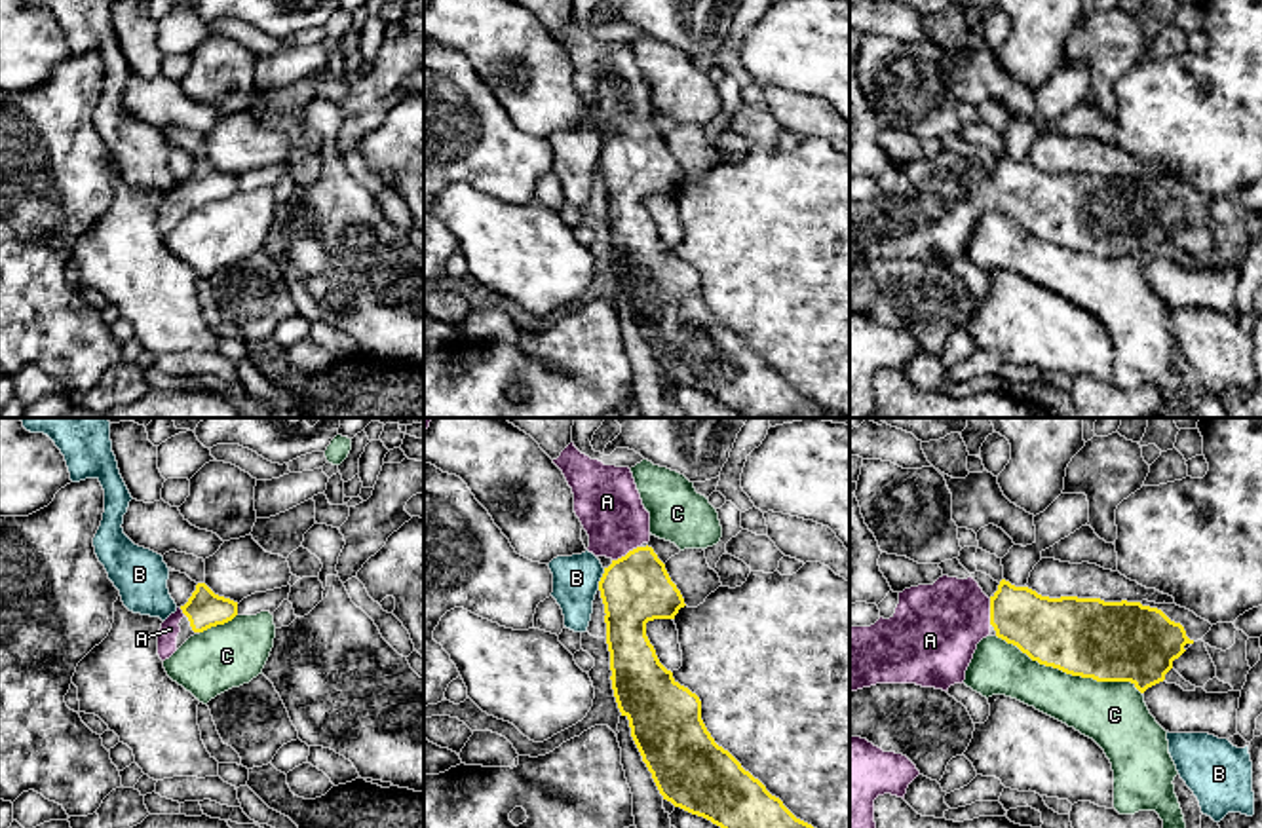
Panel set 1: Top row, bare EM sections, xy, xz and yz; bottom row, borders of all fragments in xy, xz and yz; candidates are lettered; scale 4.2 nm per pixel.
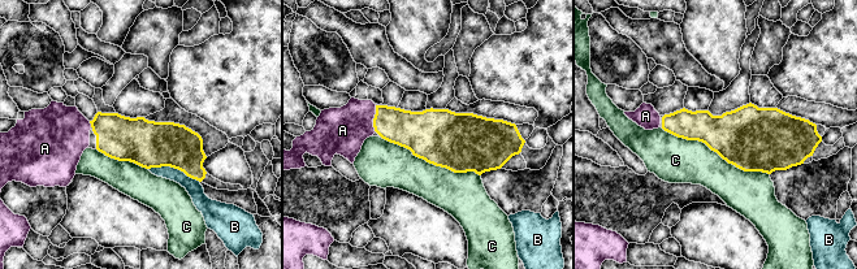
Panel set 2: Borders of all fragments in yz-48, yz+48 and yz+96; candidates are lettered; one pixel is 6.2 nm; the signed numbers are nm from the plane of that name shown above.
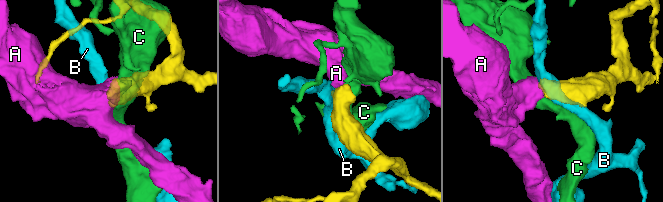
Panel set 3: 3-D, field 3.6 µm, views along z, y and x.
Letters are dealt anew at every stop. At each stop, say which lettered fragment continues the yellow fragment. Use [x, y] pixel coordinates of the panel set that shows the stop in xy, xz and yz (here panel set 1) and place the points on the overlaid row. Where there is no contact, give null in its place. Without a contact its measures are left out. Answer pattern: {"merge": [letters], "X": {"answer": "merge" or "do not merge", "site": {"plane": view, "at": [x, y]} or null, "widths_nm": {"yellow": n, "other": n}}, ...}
{"merge": ["A"], "A": {"answer": "merge", "site": {"plane": "xz", "at": [628, 553]}, "widths_nm": {"yellow": 300, "other": 280}}, "B": {"answer": "do not merge", "site": {"plane": "xz", "at": [601, 580]}, "widths_nm": {"yellow": 300, "other": 190}}, "C": {"answer": "do not merge", "site": {"plane": "yz", "at": [1069, 673]}, "widths_nm": {"yellow": 340, "other": 280}}}

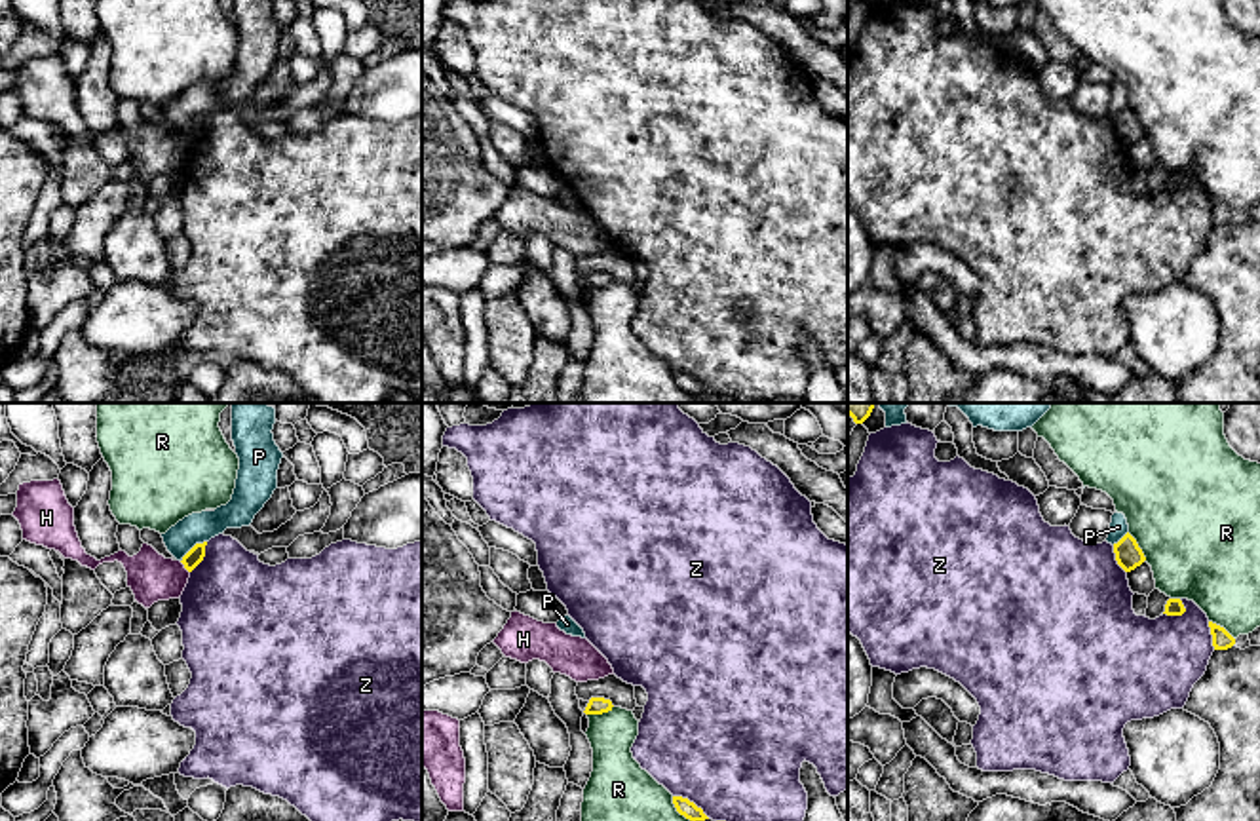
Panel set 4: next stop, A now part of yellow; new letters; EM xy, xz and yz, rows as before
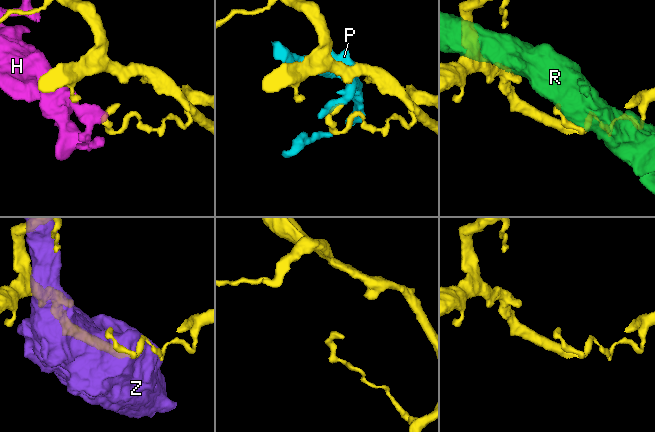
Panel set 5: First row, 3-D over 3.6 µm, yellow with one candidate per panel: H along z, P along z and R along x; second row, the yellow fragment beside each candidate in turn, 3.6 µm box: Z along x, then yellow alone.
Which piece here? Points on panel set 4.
{"merge": [], "H": {"answer": "do not merge", "site": {"plane": "xy", "at": [185, 567]}, "widths_nm": {"yellow": 70, "other": 200}}, "P": {"answer": "do not merge", "site": {"plane": "xy", "at": [192, 548]}, "widths_nm": {"yellow": 70, "other": 130}}, "R": {"answer": "do not merge", "site": {"plane": "xz", "at": [599, 713]}, "widths_nm": {"yellow": 80, "other": 190}}, "Z": {"answer": "do not merge", "site": {"plane": "yz", "at": [1175, 614]}, "widths_nm": {"yellow": 70, "other": 400}}}

